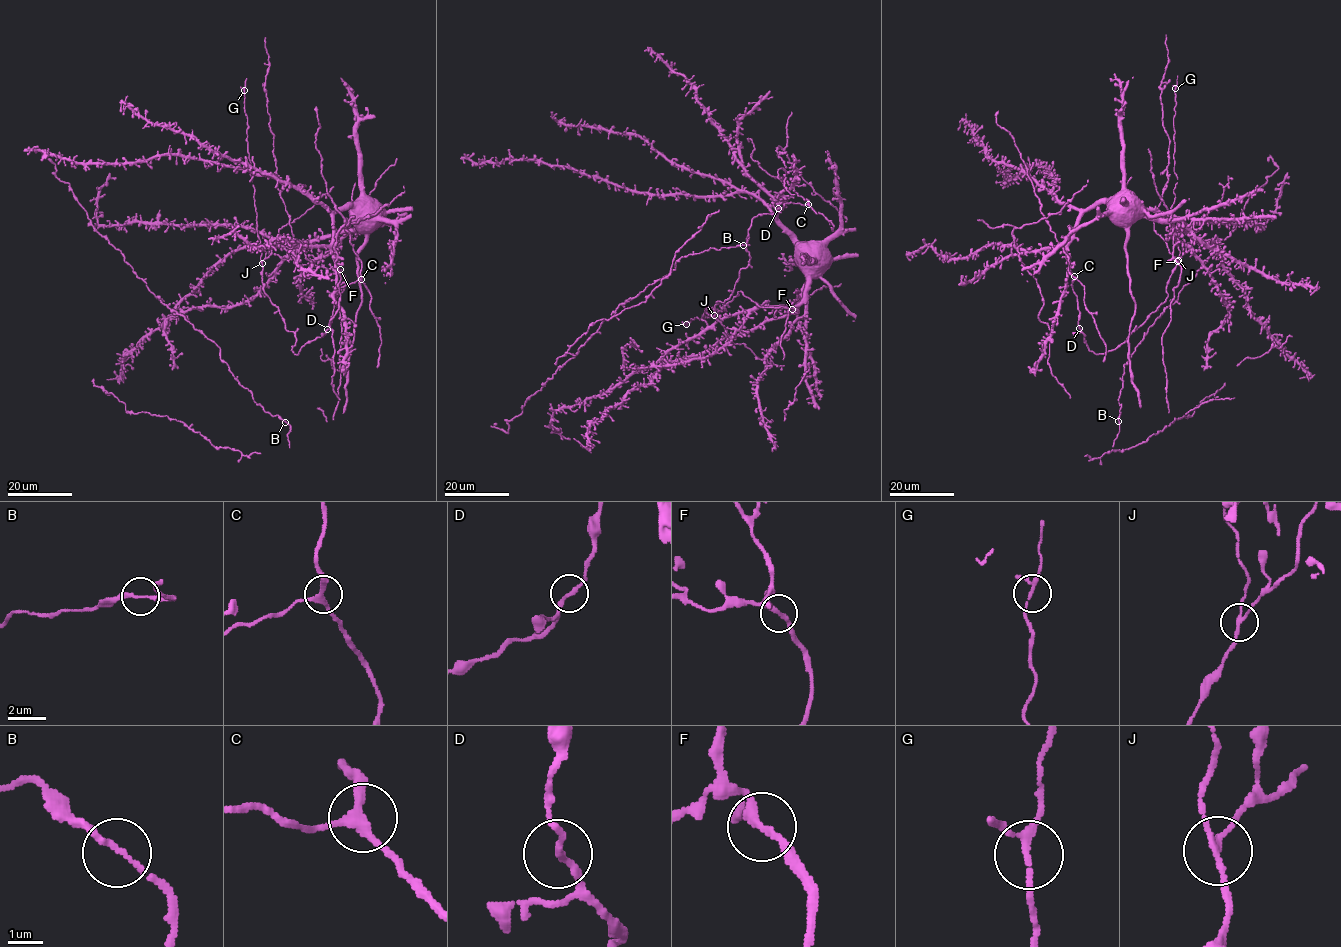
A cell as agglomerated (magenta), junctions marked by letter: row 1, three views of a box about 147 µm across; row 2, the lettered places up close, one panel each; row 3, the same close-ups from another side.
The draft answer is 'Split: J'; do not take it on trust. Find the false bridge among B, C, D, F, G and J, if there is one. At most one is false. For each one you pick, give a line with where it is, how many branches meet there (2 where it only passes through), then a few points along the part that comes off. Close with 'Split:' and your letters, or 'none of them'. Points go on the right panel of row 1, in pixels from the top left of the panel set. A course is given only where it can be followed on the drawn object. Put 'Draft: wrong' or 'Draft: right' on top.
Draft: right
J: (1178, 260) | 3 | (1178, 259), (1188, 249), (1191, 238), (1206, 216), (1221, 200), (1228, 180), (1232, 179)
Split: J

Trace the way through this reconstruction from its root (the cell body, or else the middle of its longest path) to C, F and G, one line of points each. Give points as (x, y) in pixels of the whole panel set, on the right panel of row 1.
C: (1113, 216), (1156, 210), (1199, 240), (1178, 260), (1166, 300), (1115, 348), (1096, 354), (1078, 325), (1074, 276)
F: (1113, 216), (1125, 220), (1147, 216), (1170, 222), (1176, 261)
G: (1113, 216), (1129, 218), (1156, 210), (1199, 240), (1193, 238), (1179, 257), (1171, 208), (1178, 179), (1175, 88)

